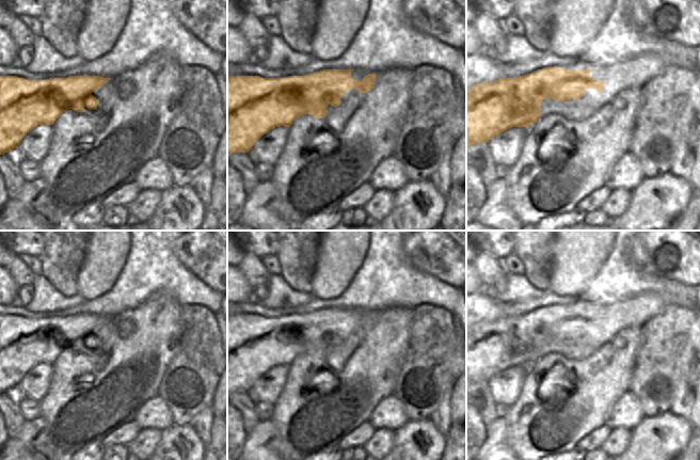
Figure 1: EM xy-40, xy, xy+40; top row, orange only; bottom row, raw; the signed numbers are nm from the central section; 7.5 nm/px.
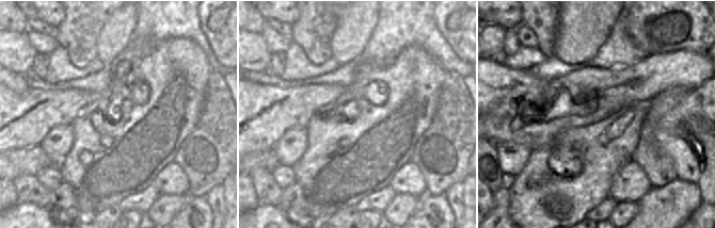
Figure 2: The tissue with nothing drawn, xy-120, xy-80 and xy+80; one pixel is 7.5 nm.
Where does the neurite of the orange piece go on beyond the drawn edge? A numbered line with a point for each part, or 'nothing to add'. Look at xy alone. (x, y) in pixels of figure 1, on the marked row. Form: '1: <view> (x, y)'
1: xy (337, 116)

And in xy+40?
1: xy+40 (634, 73)

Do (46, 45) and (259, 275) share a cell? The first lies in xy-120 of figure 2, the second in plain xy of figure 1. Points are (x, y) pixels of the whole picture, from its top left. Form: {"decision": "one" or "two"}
{"decision": "one"}

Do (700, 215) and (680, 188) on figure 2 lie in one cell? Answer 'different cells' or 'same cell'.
different cells

